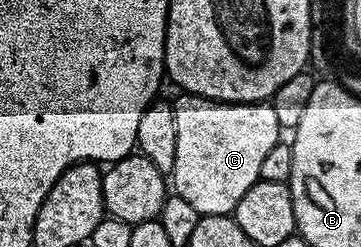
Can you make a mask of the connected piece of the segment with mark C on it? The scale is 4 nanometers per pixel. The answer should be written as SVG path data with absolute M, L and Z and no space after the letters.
M181 94L178 100L174 99L172 101L172 105L173 113L175 114L175 134L177 135L177 141L175 142L175 166L171 173L172 191L176 195L181 196L183 202L191 202L191 206L195 206L195 210L201 216L227 216L232 214L237 208L239 198L243 198L243 194L247 194L247 190L251 190L251 186L261 179L263 158L267 158L267 153L270 152L271 146L275 146L282 139L283 130L279 126L279 118L275 118L275 110L272 103L231 104L220 100L208 100L205 96Z

